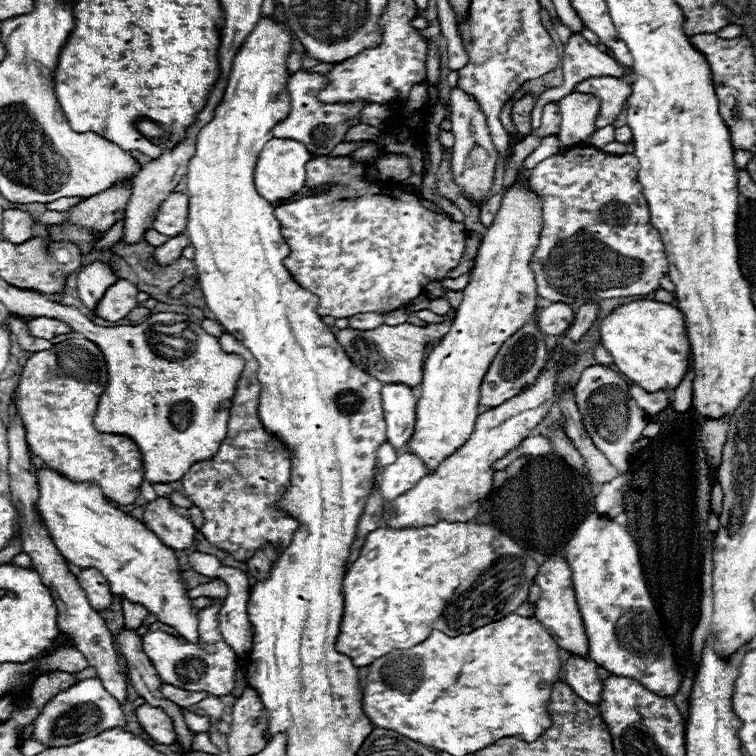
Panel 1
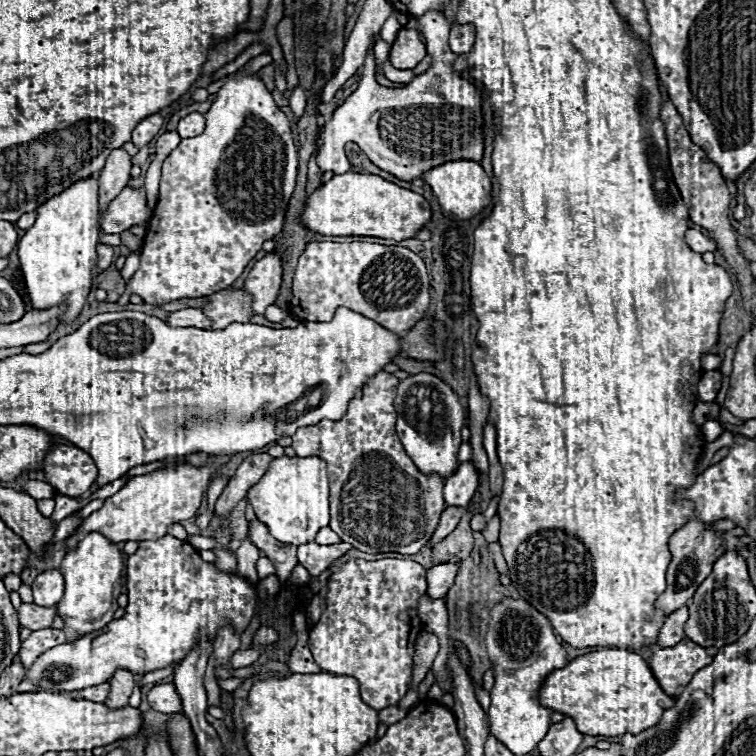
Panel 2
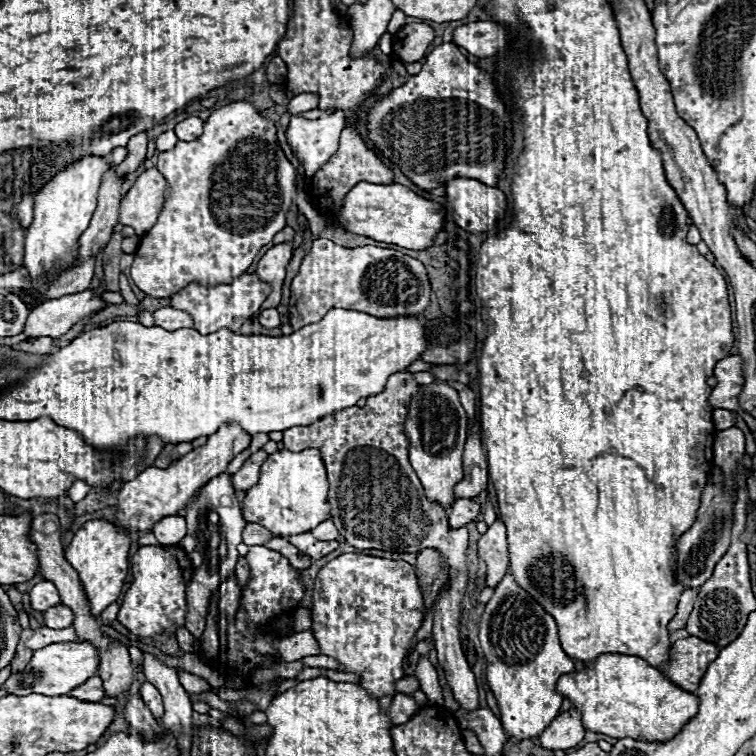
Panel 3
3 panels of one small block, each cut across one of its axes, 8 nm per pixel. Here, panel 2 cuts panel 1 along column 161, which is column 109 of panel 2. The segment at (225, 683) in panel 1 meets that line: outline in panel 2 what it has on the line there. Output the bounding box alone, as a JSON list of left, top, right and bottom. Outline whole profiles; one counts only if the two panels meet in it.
[26,536,258,690]

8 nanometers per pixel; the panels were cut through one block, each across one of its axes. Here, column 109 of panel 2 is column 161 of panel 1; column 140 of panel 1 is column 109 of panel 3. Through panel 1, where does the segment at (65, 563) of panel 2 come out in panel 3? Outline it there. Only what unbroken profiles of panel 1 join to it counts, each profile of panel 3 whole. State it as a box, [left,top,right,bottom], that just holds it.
[66,520,130,618]

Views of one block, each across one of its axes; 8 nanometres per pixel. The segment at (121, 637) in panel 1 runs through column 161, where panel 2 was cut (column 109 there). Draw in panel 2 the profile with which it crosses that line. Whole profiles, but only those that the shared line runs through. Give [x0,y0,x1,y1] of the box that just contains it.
[104,670,134,708]

